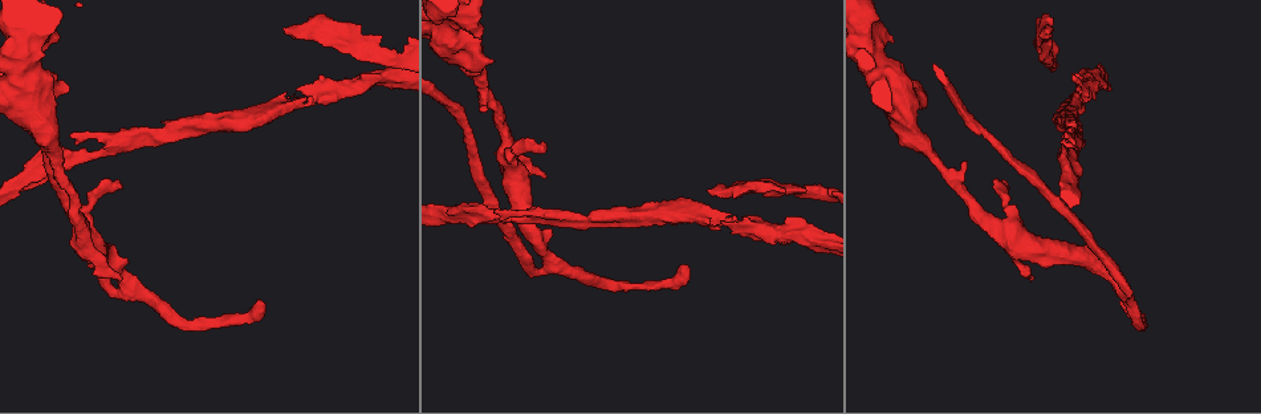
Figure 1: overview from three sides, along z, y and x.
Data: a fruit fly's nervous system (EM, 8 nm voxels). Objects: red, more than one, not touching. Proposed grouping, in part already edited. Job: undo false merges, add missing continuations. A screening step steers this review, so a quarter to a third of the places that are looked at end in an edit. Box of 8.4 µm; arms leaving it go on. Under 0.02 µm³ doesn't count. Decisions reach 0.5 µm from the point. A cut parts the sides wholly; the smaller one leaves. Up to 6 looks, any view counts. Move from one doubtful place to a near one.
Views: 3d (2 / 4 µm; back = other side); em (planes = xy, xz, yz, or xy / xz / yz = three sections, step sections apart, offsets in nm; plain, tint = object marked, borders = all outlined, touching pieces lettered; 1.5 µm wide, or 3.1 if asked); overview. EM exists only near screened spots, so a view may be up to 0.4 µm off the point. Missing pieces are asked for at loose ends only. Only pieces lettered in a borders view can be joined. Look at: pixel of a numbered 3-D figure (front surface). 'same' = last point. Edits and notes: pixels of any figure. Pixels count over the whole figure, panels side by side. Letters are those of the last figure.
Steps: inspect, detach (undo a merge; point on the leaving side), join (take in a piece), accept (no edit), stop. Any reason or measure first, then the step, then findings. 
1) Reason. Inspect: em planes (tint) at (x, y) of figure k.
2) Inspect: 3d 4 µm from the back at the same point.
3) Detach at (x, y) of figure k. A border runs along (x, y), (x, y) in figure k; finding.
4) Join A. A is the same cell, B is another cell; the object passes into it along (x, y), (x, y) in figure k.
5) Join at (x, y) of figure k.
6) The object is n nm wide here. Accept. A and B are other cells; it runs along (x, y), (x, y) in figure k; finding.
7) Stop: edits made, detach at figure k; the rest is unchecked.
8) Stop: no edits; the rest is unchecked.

Thick end. Inspect: 3d 2 µm from the back at (480, 32) of figure 1.

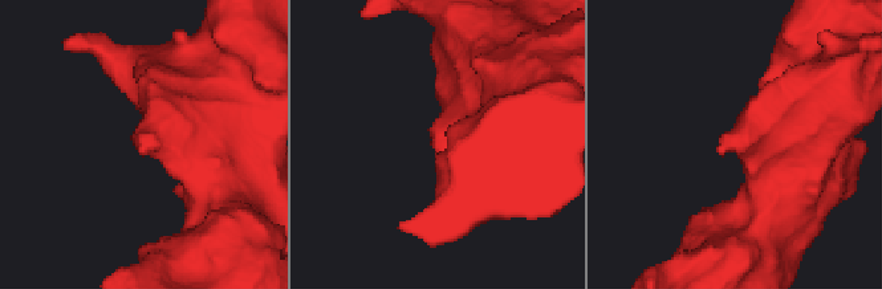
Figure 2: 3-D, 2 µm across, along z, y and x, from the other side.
Inspect: em yz step 8 (borders) at (729, 136) of figure 2.

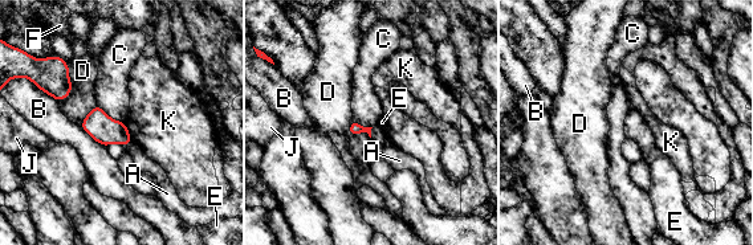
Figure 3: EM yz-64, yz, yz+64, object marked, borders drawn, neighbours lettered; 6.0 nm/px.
Inspect: em planes (borders) at the same point.

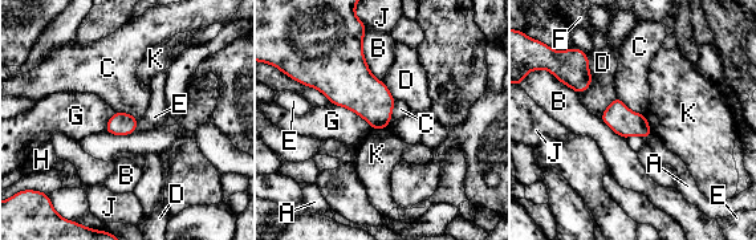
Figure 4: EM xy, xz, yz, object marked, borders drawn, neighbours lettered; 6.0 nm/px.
The longest contact is with B, 320 nm. Accept. A, B, C, D, E, F, G, H, J and K are other cells; none of them fits.

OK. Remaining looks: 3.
Branch stops here. Inspect: 3d 2 µm at (98, 281) of figure 1.

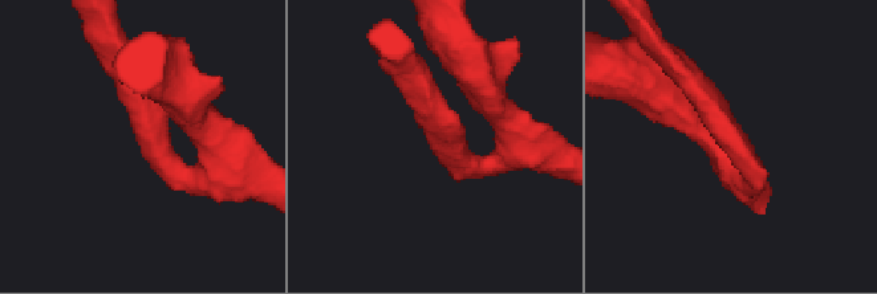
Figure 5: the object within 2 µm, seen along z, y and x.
Now the EM. Inspect: em yz step 4 (borders) at (136, 139) of figure 5.

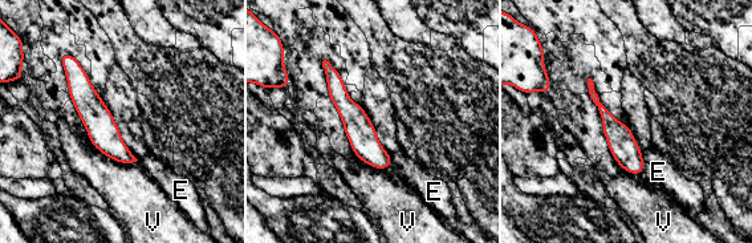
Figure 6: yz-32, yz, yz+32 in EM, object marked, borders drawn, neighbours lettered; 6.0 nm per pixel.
The longest contact is with V, 280 nm. Accept. E and V are other cells; it runs along (65, 56), (104, 134), (129, 160) in figure 6; no lettered piece goes on from it.

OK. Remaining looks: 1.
Branch stops here. Inspect: em yz step 8 (borders) at (284, 30) of figure 1.

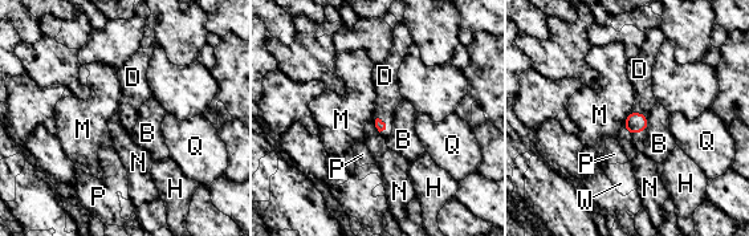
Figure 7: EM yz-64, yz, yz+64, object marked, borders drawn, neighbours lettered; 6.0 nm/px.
Join D. D is the same cell, B, H, M, N, P, Q and W are other cells; the object passes into it along (377, 119), (382, 121), (385, 80) in figure 7; it goes on there.

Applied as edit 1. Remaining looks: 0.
Stop: edits made, join at figure 7; the rest is unchecked.

